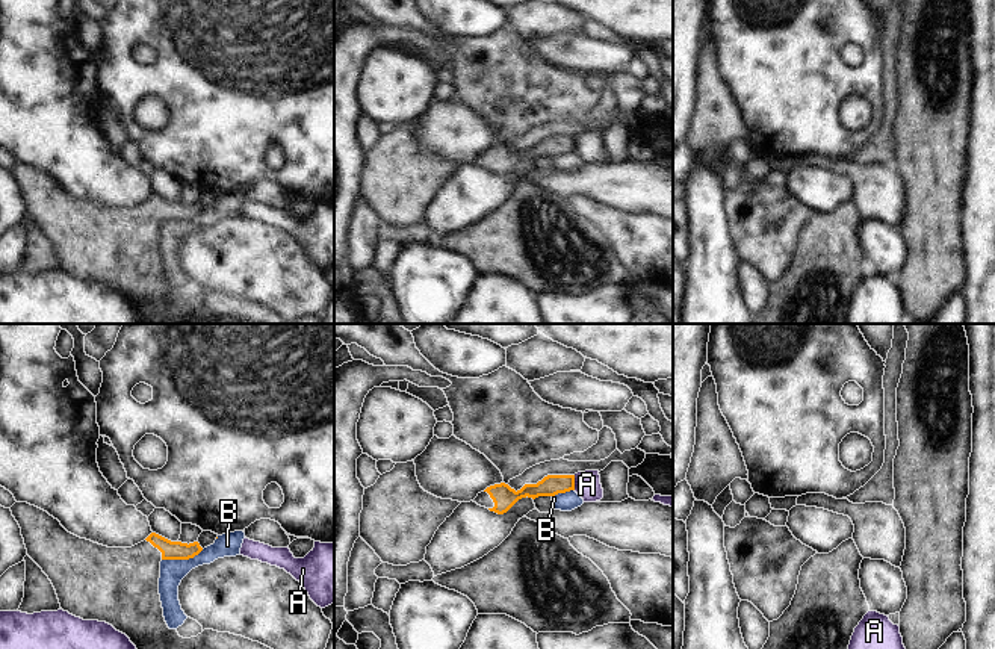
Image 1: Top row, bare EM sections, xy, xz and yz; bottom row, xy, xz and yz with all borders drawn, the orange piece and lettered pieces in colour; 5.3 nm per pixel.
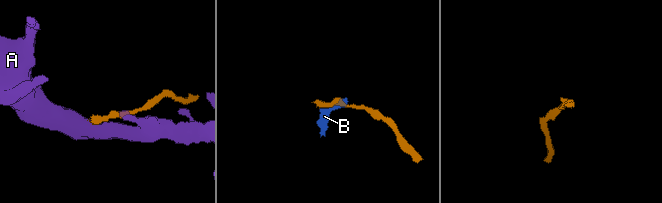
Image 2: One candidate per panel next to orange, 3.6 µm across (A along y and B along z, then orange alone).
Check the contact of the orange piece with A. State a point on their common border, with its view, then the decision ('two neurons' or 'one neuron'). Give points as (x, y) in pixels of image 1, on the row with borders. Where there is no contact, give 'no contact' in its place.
xz (573, 483) | two neurons

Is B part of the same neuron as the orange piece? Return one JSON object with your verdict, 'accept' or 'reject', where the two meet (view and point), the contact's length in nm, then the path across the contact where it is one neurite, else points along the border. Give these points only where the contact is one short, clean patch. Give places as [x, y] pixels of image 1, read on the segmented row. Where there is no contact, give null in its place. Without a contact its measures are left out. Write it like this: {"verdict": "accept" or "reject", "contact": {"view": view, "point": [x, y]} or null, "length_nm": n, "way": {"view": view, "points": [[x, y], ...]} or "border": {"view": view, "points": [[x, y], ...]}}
{"verdict": "reject", "contact": {"view": "xy", "point": [182, 558]}, "length_nm": 240, "border": {"view": "xy", "points": [[203, 549], [188, 558], [162, 560]]}}

